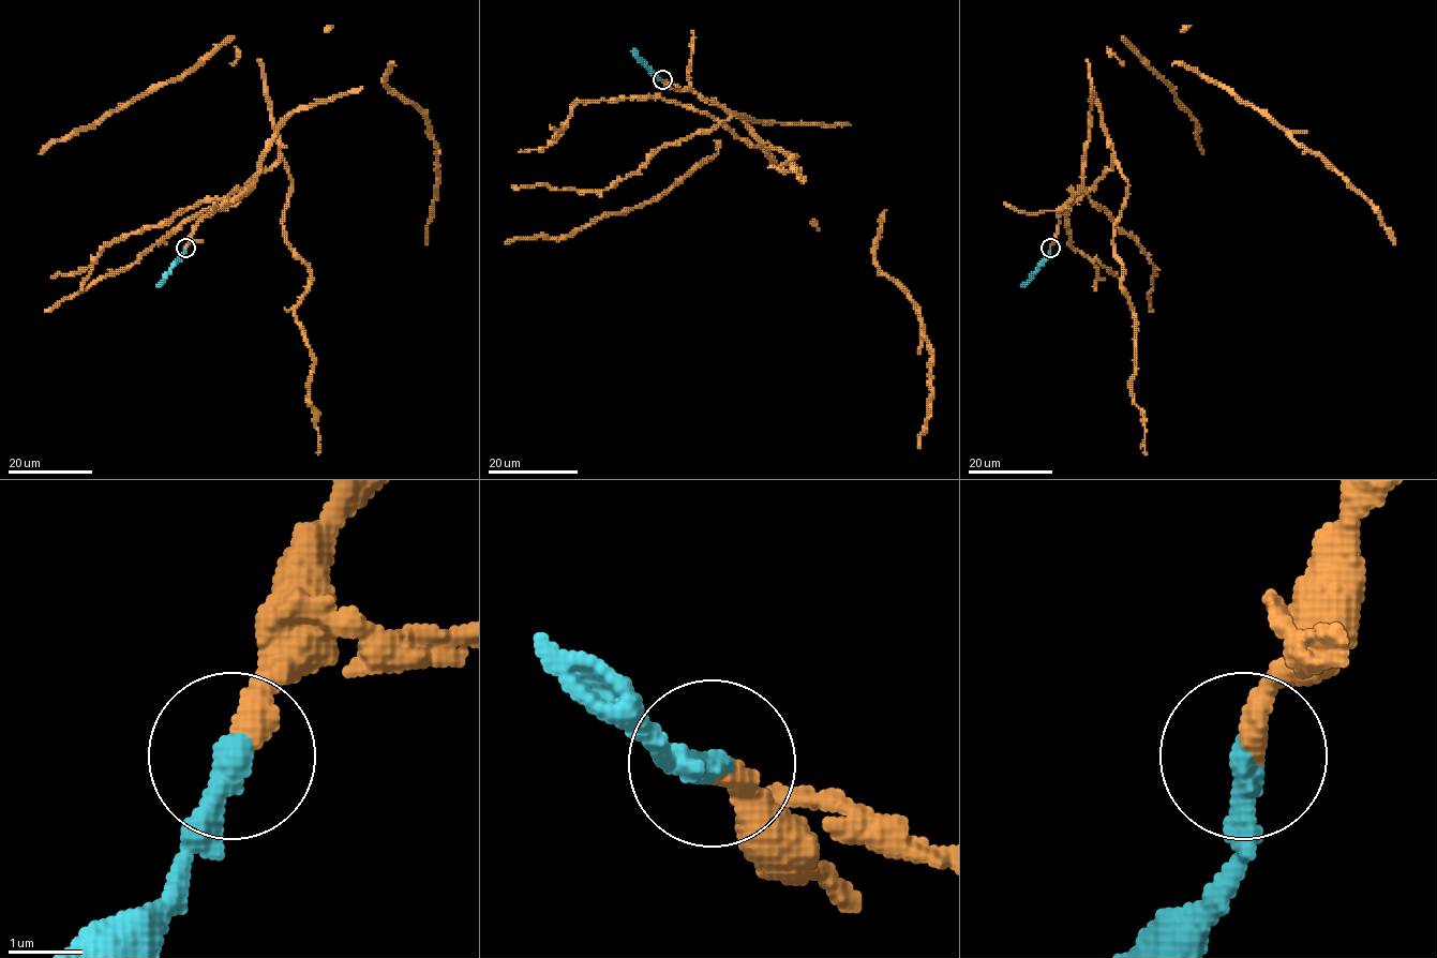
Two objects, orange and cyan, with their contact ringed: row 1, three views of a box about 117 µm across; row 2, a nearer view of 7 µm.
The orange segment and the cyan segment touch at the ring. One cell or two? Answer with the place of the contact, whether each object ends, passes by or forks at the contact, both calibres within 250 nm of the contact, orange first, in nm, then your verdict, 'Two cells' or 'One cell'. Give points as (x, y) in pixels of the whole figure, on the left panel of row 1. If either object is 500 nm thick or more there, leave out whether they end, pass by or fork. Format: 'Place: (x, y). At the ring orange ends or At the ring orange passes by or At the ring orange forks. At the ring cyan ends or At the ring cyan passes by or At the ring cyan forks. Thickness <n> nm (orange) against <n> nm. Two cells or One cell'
Place: (185, 248). At the ring orange ends. At the ring cyan ends. Thickness 360 nm (orange) against 380 nm. One cell

